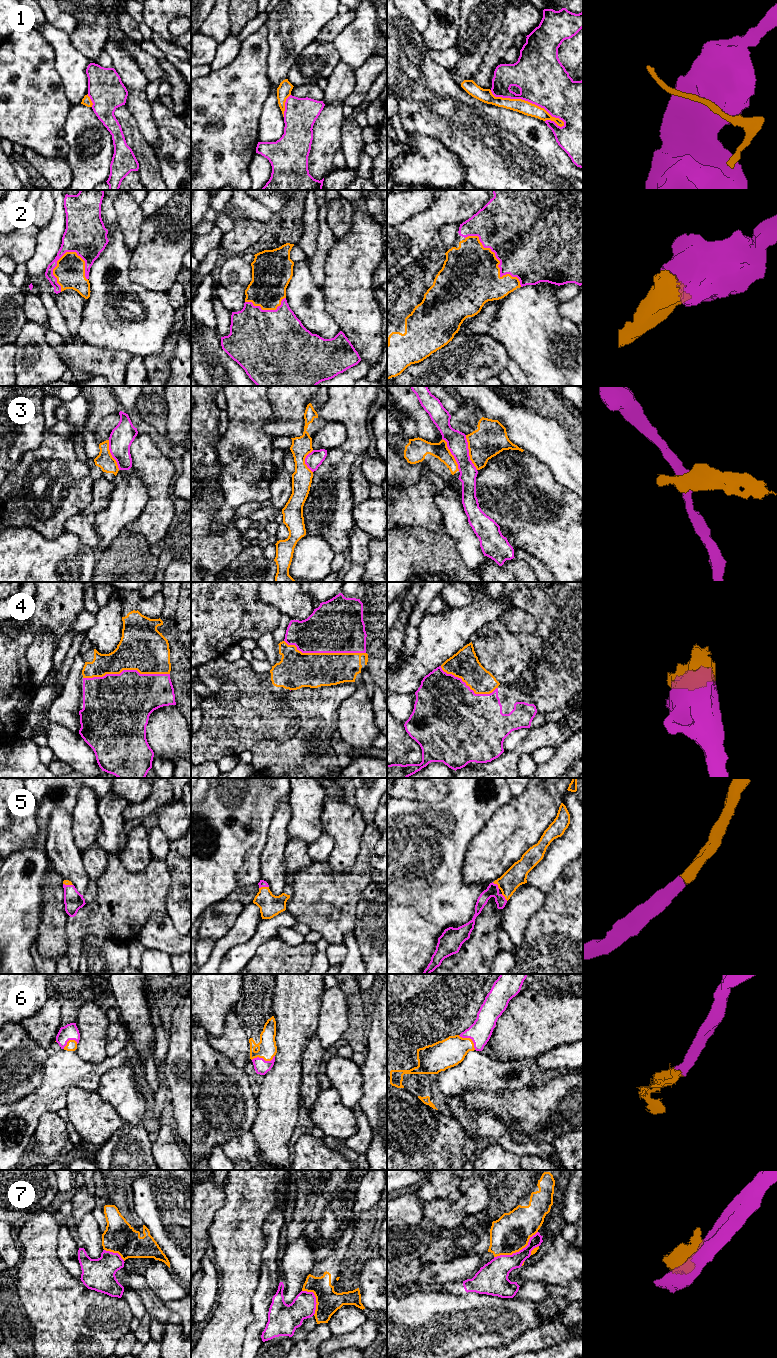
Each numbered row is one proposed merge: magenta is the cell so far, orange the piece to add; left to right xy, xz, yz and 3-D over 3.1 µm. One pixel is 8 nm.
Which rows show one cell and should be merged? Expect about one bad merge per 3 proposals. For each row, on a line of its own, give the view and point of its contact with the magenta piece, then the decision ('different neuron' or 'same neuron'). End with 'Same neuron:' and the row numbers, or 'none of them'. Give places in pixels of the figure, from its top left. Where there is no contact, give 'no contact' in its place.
1: yz (528, 101) | different neuron
2: yz (498, 259) | same neuron
3: yz (468, 452) | different neuron
4: xy (126, 670) | same neuron
5: xz (263, 886) | same neuron
6: xz (263, 1059) | same neuron
7: yz (517, 1252) | different neuron
Same neuron: 2, 4, 5, 6

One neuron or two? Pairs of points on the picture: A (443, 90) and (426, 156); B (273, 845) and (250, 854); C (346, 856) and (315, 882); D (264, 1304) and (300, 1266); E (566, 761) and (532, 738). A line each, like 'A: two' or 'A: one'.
A: two
B: two
C: two
D: two
E: two

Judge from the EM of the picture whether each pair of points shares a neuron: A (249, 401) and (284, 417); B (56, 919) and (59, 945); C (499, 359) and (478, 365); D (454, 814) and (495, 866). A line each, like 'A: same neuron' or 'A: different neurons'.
A: different neurons
B: same neuron
C: same neuron
D: different neurons

